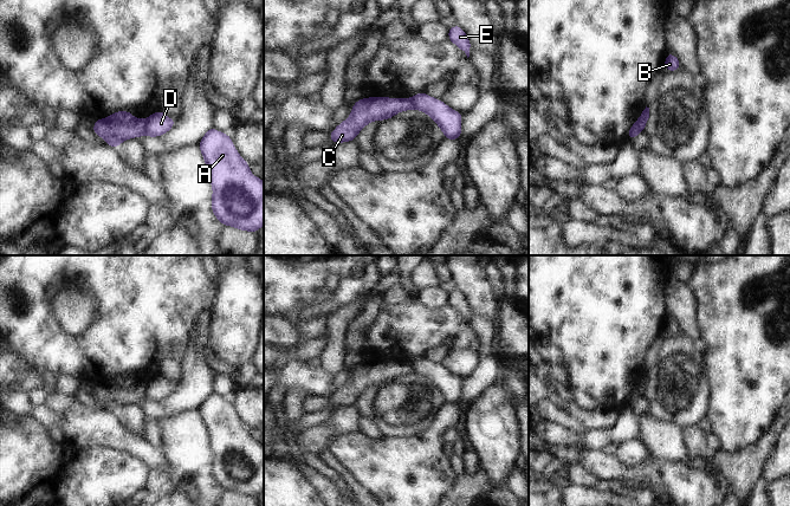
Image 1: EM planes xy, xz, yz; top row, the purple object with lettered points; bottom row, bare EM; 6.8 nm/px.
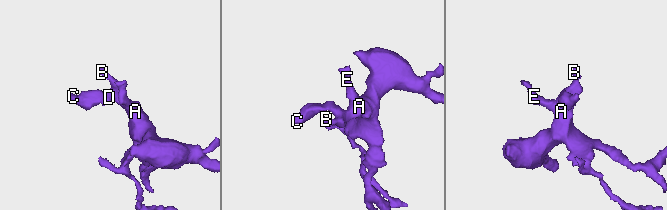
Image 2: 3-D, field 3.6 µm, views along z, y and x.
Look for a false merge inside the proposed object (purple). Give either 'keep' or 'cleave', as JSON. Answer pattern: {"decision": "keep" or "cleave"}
{"decision": "cleave"}

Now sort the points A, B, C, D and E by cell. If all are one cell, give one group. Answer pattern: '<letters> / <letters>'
A B D E / C

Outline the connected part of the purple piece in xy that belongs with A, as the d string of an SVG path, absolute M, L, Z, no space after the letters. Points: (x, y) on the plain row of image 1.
M211 391L199 413L213 453L212 476L224 491L255 498L264 489L264 446L251 439L228 398Z

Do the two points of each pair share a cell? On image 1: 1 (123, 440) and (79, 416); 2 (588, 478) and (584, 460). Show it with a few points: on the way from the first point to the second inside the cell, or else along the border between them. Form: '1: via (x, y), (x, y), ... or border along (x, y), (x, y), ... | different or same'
1: via (112, 435), (102, 428), (90, 427) | same
2: border along (578, 464), (599, 478), (610, 480) | different

